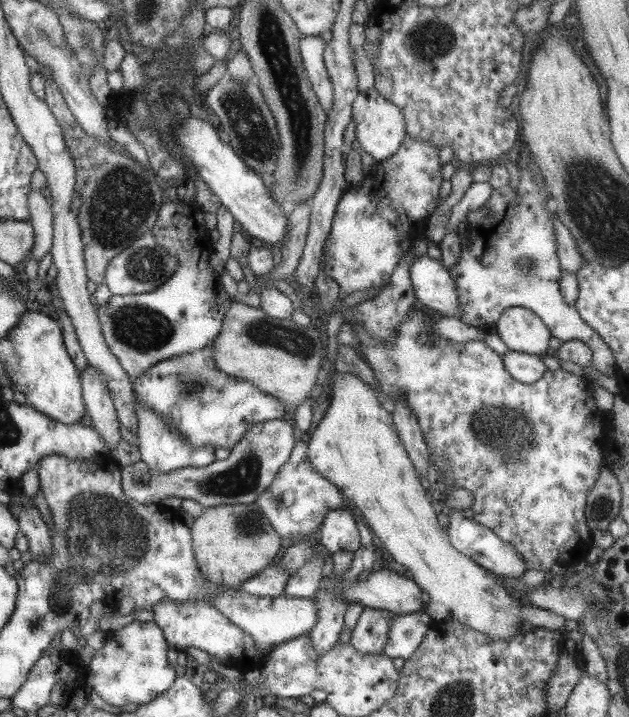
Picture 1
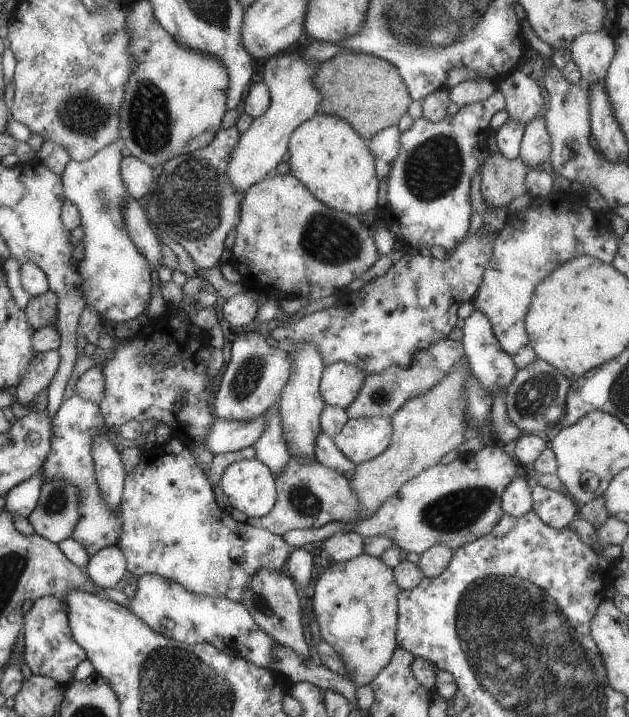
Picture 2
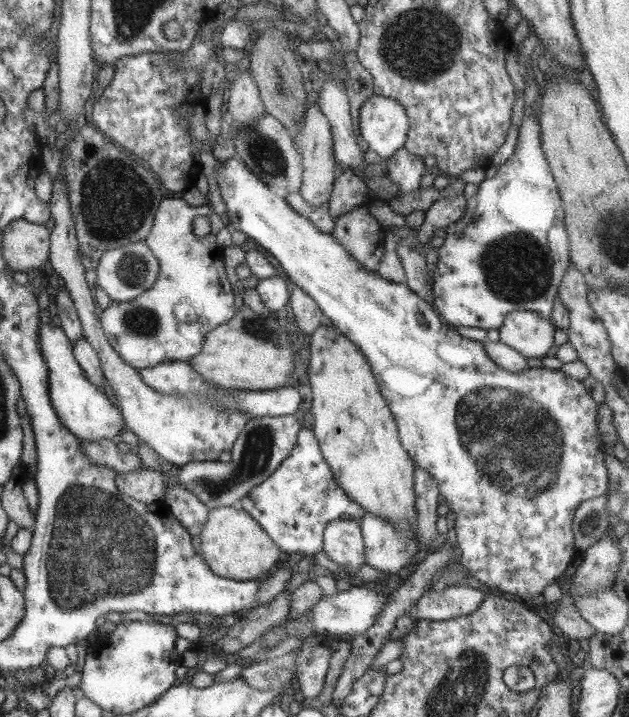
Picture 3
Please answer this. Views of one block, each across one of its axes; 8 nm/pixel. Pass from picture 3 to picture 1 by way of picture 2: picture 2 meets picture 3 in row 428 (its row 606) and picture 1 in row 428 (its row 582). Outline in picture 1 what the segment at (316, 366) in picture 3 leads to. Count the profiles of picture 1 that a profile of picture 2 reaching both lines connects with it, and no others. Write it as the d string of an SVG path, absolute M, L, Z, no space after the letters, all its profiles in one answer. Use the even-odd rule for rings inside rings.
M336 371L331 375L330 404L323 419L308 439L307 460L316 472L320 472L340 490L344 497L348 498L350 503L352 502L354 507L360 509L375 541L393 560L405 566L406 570L410 570L414 577L413 581L429 594L430 604L424 615L434 622L454 620L494 639L509 639L521 631L524 624L530 624L532 629L547 628L566 633L564 626L567 619L564 616L558 616L550 610L523 605L520 600L512 596L512 593L509 595L504 585L497 583L494 575L490 575L490 572L472 558L458 553L452 547L448 532L445 532L439 524L428 490L422 487L419 474L400 440L388 405L383 403L384 400L380 400L376 391L359 376Z

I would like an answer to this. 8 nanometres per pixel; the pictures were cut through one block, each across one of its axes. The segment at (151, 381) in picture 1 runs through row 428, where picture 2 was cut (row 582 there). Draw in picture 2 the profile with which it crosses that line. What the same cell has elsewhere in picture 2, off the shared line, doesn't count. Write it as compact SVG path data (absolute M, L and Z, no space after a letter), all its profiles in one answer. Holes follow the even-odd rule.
M171 435L171 439L161 447L150 445L149 448L142 452L141 459L138 461L137 467L125 476L125 485L123 488L122 500L120 503L121 519L123 520L123 531L117 545L122 549L127 560L127 570L135 577L140 578L143 574L152 573L168 580L181 584L187 591L197 595L207 597L226 597L233 601L238 601L241 592L250 584L251 576L254 576L261 568L268 570L283 570L288 554L292 552L292 548L284 541L281 535L275 535L249 525L247 522L239 522L232 518L230 512L220 508L214 497L214 484L210 478L206 476L204 470L195 462L192 451L180 440Z

